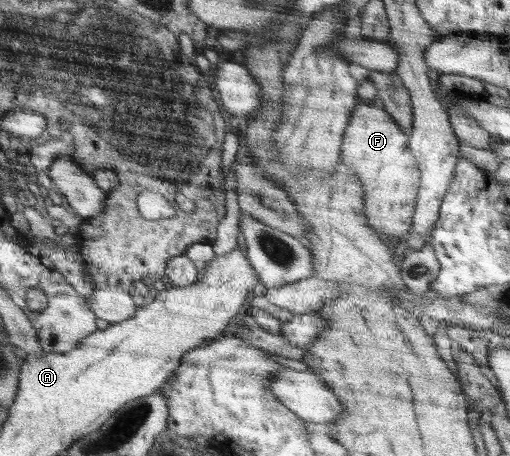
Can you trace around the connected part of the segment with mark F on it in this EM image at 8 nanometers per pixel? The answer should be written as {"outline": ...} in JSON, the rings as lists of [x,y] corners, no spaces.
{"outline":[[[377,102],[374,105],[360,103],[353,111],[348,127],[350,131],[346,131],[346,143],[342,143],[342,161],[352,169],[358,183],[366,191],[366,221],[374,231],[400,237],[412,227],[412,216],[416,208],[414,203],[420,188],[420,169],[413,153],[408,151],[409,133],[402,131],[400,125]]]}

